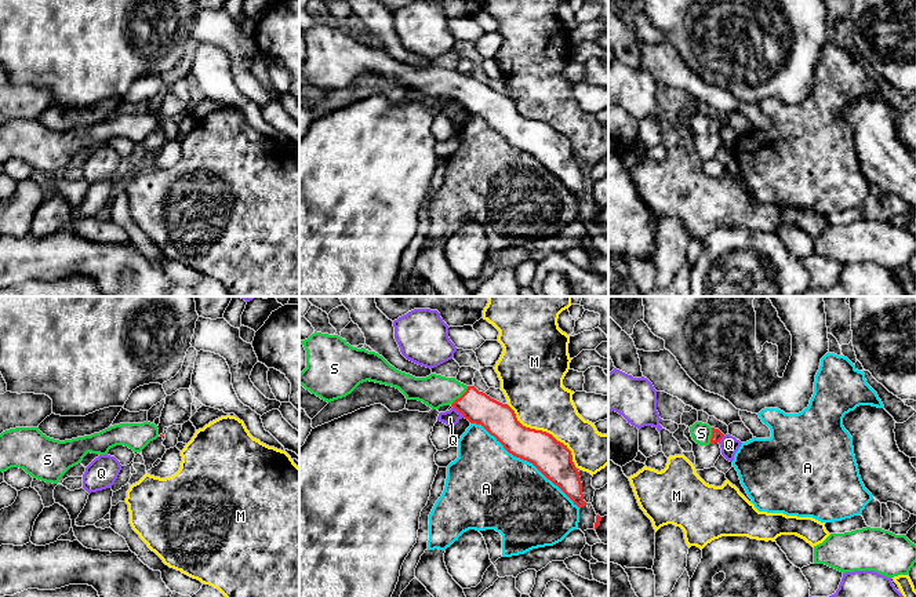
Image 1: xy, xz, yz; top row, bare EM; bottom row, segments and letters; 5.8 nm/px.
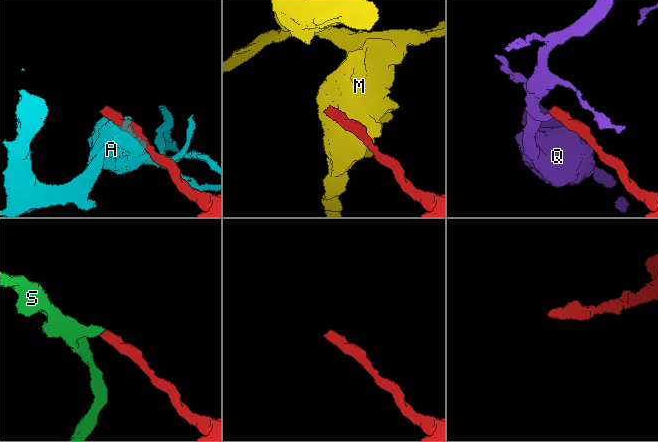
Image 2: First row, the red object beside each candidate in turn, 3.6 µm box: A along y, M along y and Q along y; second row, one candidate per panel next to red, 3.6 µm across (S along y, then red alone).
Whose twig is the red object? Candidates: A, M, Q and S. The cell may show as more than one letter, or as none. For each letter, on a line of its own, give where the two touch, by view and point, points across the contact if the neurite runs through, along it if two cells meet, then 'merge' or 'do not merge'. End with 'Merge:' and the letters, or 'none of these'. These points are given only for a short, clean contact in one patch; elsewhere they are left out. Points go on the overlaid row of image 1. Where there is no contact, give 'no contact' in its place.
A: contact xz (526, 459); do not merge
M: contact xz (545, 432); do not merge
Q: contact xz (458, 411); border xz (453, 407), (464, 417); do not merge
S: contact xz (461, 396); way xz (497, 418), (461, 396), (449, 390), (435, 390); merge
Merge: S

